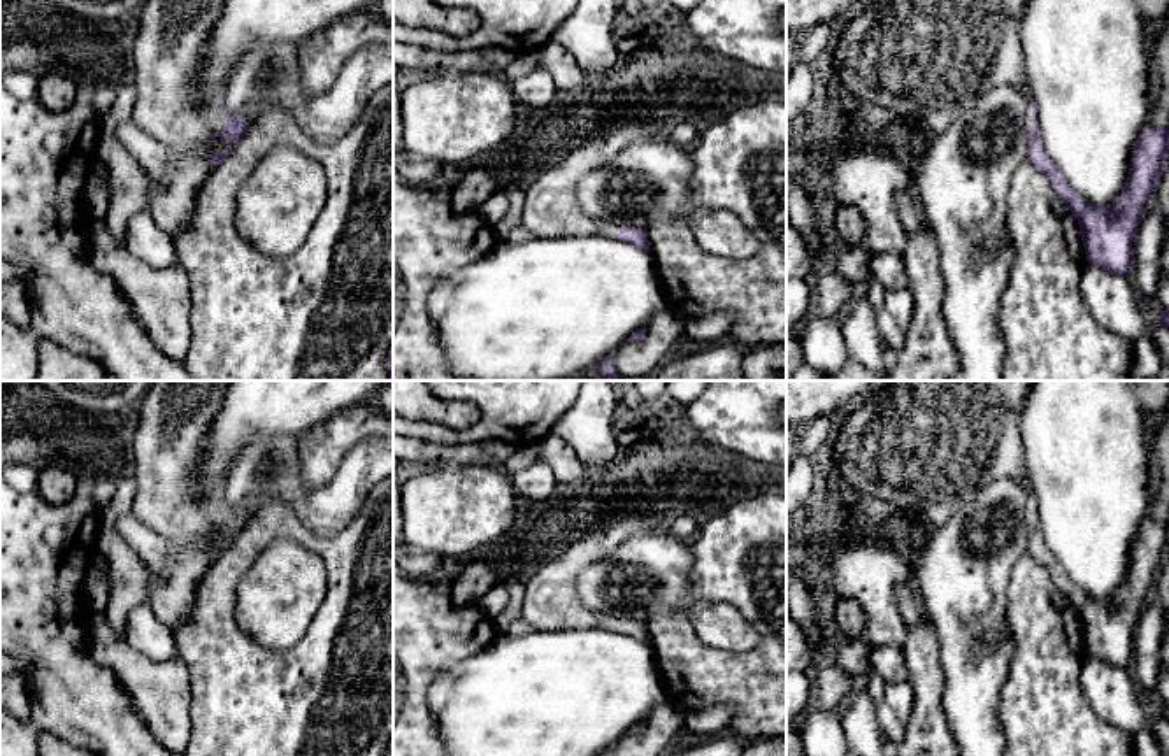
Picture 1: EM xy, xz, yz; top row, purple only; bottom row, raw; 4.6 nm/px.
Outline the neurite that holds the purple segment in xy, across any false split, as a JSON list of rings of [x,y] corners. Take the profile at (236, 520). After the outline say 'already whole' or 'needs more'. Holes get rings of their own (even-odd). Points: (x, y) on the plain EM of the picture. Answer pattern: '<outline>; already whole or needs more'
[[[153,381],[153,384],[149,386],[149,389],[144,393],[144,396],[140,398],[140,402],[139,402],[137,407],[135,407],[133,431],[132,431],[132,439],[130,439],[132,460],[133,460],[132,474],[133,474],[135,482],[137,482],[137,491],[135,491],[135,498],[133,498],[132,516],[133,516],[140,524],[144,524],[144,526],[147,526],[147,528],[158,531],[160,535],[163,535],[163,537],[167,537],[167,538],[176,538],[176,540],[193,540],[193,538],[197,538],[197,537],[204,537],[204,535],[207,535],[207,533],[212,535],[212,533],[216,533],[218,530],[225,530],[228,535],[233,537],[233,540],[232,540],[228,546],[211,544],[211,551],[214,553],[216,560],[218,560],[225,551],[228,551],[228,549],[233,546],[235,538],[244,531],[244,528],[246,528],[246,524],[247,524],[247,521],[249,521],[244,510],[232,507],[232,505],[226,502],[226,498],[225,498],[225,484],[218,484],[218,486],[216,486],[214,489],[211,489],[211,491],[204,491],[204,489],[197,484],[197,467],[198,467],[198,465],[202,463],[202,460],[204,460],[204,449],[205,449],[205,446],[207,446],[207,442],[209,442],[211,424],[212,424],[212,421],[216,419],[218,410],[219,410],[221,405],[223,405],[225,393],[226,393],[226,388],[230,386],[230,382],[232,382],[232,381]]]; needs more

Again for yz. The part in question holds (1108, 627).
[[[1030,491],[1025,512],[1027,551],[1046,568],[1058,593],[1078,612],[1087,654],[1102,663],[1129,670],[1136,658],[1132,635],[1144,607],[1143,602],[1150,586],[1157,582],[1165,560],[1169,521],[1144,519],[1139,524],[1132,540],[1125,581],[1108,602],[1101,602],[1072,584],[1060,561],[1046,547],[1036,505],[1036,496]]]; needs more

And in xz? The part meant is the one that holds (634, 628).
[[[623,510],[556,558],[541,563],[525,582],[521,617],[534,631],[607,628],[649,642],[646,623],[614,619],[586,609],[577,591],[577,581],[584,568],[607,558],[620,544],[665,528],[665,519],[660,514],[627,516]]]; needs more

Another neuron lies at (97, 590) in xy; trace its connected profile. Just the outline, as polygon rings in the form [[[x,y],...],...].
[[[86,568],[82,595],[88,603],[90,614],[104,612],[111,598],[109,568],[104,575],[90,574]]]

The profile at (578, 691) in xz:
[[[607,628],[497,633],[483,651],[451,663],[428,689],[448,756],[599,756],[665,702],[651,644]]]

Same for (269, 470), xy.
[[[255,437],[228,474],[225,484],[228,505],[244,510],[247,519],[269,503],[284,503],[300,514],[311,491],[302,479],[298,439]]]

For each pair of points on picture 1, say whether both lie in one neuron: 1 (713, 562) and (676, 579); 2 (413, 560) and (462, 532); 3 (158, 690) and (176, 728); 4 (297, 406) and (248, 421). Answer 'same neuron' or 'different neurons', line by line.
1: different neurons
2: different neurons
3: same neuron
4: same neuron

